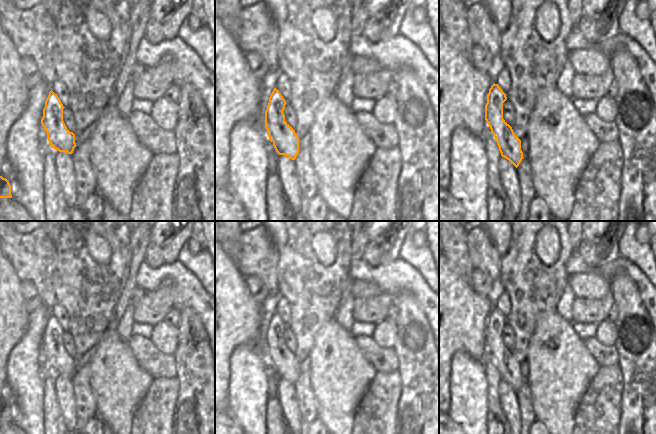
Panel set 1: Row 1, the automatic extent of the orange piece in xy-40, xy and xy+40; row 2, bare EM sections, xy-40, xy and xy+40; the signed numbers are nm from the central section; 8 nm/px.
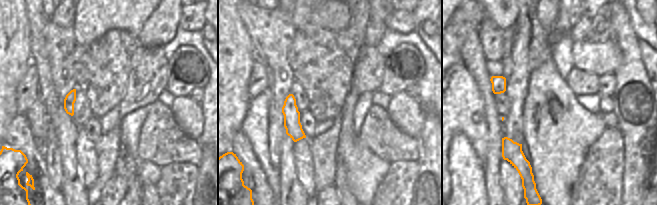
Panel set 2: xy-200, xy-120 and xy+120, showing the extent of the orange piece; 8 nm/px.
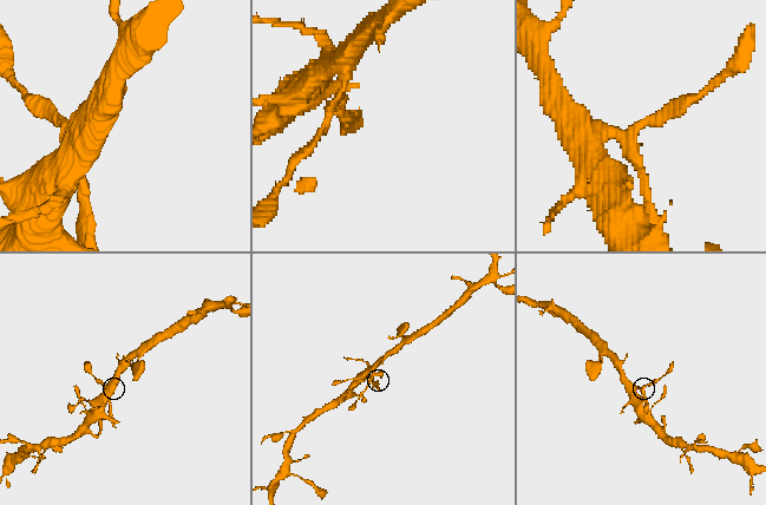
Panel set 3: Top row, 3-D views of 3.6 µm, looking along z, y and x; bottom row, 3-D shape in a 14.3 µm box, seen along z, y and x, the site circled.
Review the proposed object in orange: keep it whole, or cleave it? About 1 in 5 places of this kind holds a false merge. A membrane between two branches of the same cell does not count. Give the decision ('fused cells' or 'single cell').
fused cells

